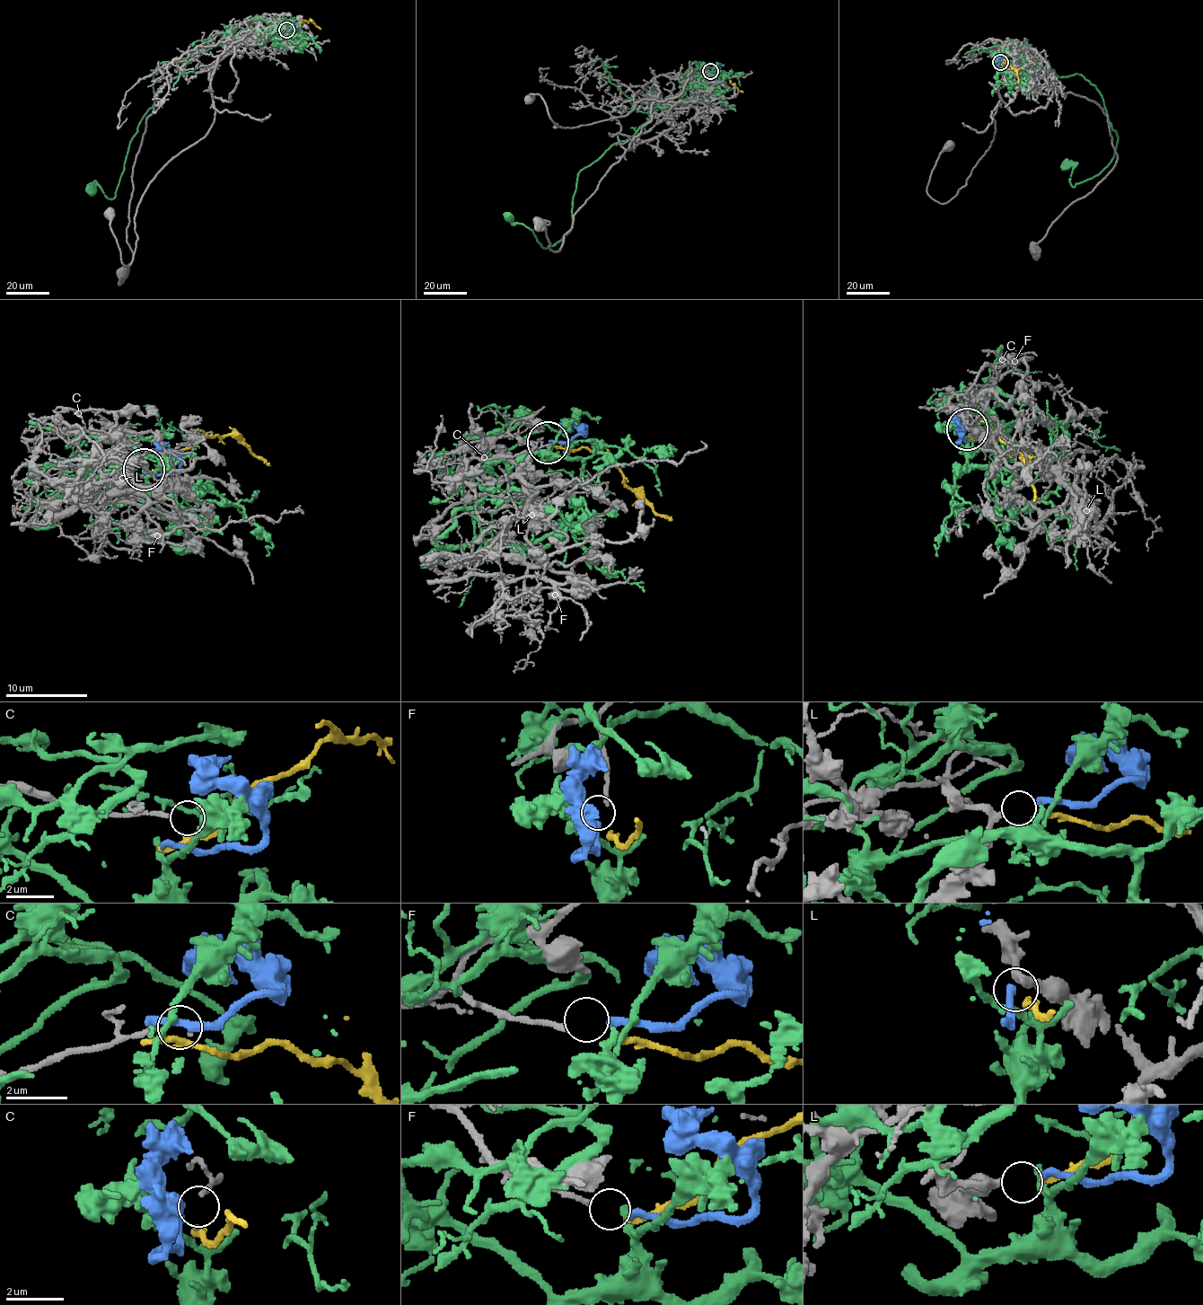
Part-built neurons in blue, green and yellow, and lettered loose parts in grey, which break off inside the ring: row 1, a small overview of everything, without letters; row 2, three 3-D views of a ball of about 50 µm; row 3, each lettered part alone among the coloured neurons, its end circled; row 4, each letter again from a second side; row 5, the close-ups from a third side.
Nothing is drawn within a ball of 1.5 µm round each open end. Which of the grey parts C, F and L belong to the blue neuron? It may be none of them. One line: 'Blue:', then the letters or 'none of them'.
Blue: L

